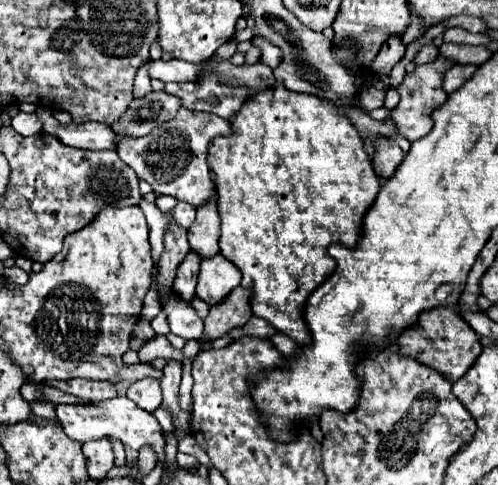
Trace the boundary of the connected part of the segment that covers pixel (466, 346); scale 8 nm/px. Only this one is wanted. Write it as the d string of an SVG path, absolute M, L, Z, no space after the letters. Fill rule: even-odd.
M436 307L420 313L418 321L400 333L398 337L398 353L402 357L412 357L418 363L442 373L446 379L456 383L482 353L482 343L476 331L468 327L468 323L460 317L460 313L452 307Z

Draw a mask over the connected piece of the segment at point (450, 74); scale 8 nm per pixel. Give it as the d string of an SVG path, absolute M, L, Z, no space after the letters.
M452 65L446 73L444 73L444 91L450 95L454 93L466 79L470 79L470 75L476 71L476 65Z

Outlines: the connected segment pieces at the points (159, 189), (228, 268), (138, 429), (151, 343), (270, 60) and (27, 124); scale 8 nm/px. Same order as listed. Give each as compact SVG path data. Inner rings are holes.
M180 107L178 115L168 123L156 127L154 133L144 137L122 137L118 141L116 151L120 159L138 173L138 177L146 179L152 185L154 193L174 195L176 199L198 207L200 203L204 203L204 199L210 197L214 187L208 167L210 141L214 137L228 137L228 135L232 135L232 131L226 119Z
M214 255L212 259L202 259L196 295L204 299L208 305L220 303L234 287L240 285L240 271L222 255Z
M114 397L114 399L108 399L108 401L98 401L98 403L88 403L88 405L82 405L82 403L76 403L76 405L56 405L56 417L58 417L64 433L70 439L76 439L80 443L86 443L86 441L92 441L92 439L102 439L102 437L116 437L126 447L132 445L134 449L140 449L142 445L150 445L158 453L158 461L162 463L162 469L166 469L166 465L164 465L164 435L162 435L160 423L156 421L156 417L152 413L142 411L128 397Z
M156 335L156 337L148 339L148 341L138 349L138 357L140 357L142 363L150 363L150 361L154 361L156 357L164 357L164 359L174 357L174 359L178 359L178 361L184 361L182 351L174 349L164 335Z
M252 37L252 47L258 47L260 49L260 61L262 63L268 63L268 67L272 67L272 69L276 69L280 63L282 63L282 51L276 47L276 45L272 45L272 43L268 43L266 39L262 39L262 37Z
M22 111L14 115L12 127L14 127L20 135L24 135L24 137L36 135L36 133L42 131L42 123L38 121L38 117L36 117L34 113L22 113Z

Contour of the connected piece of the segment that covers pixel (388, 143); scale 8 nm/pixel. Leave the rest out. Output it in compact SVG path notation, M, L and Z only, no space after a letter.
M382 137L376 145L372 165L380 177L388 179L396 171L396 167L402 163L402 159L404 159L404 151L392 139Z

